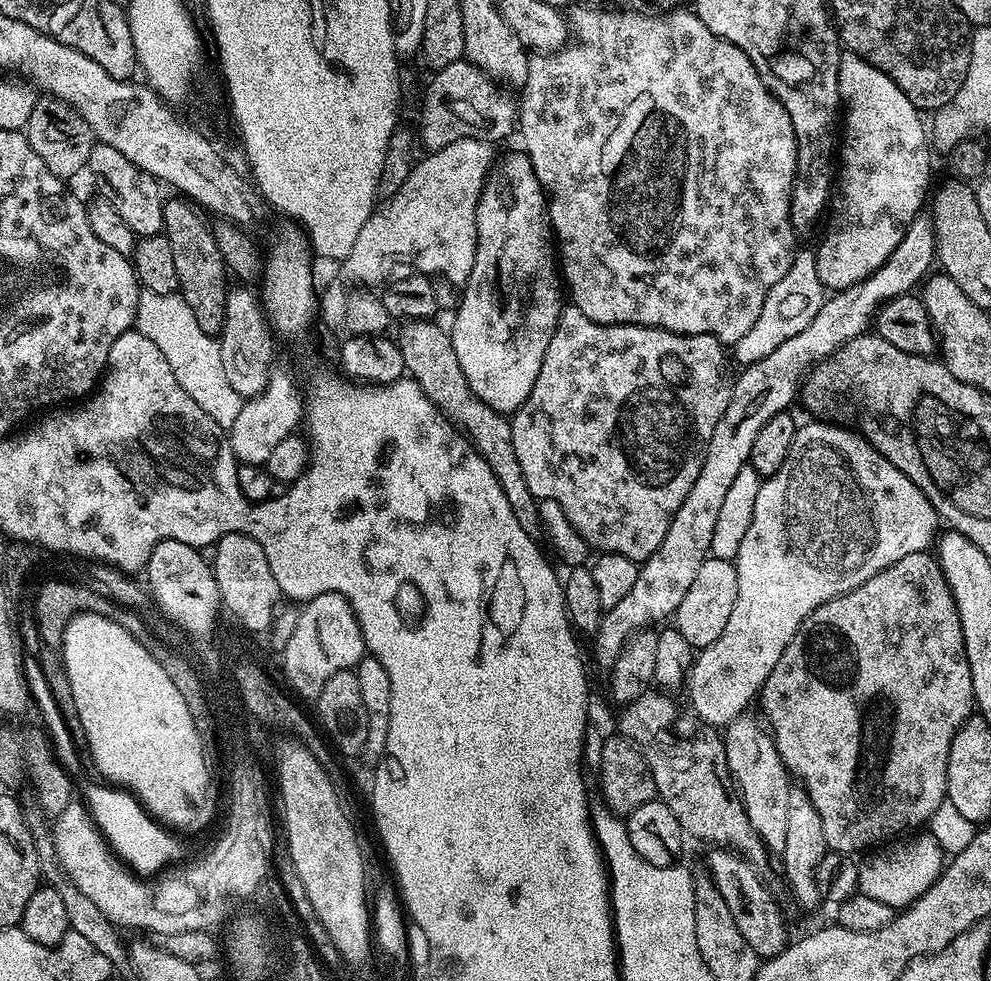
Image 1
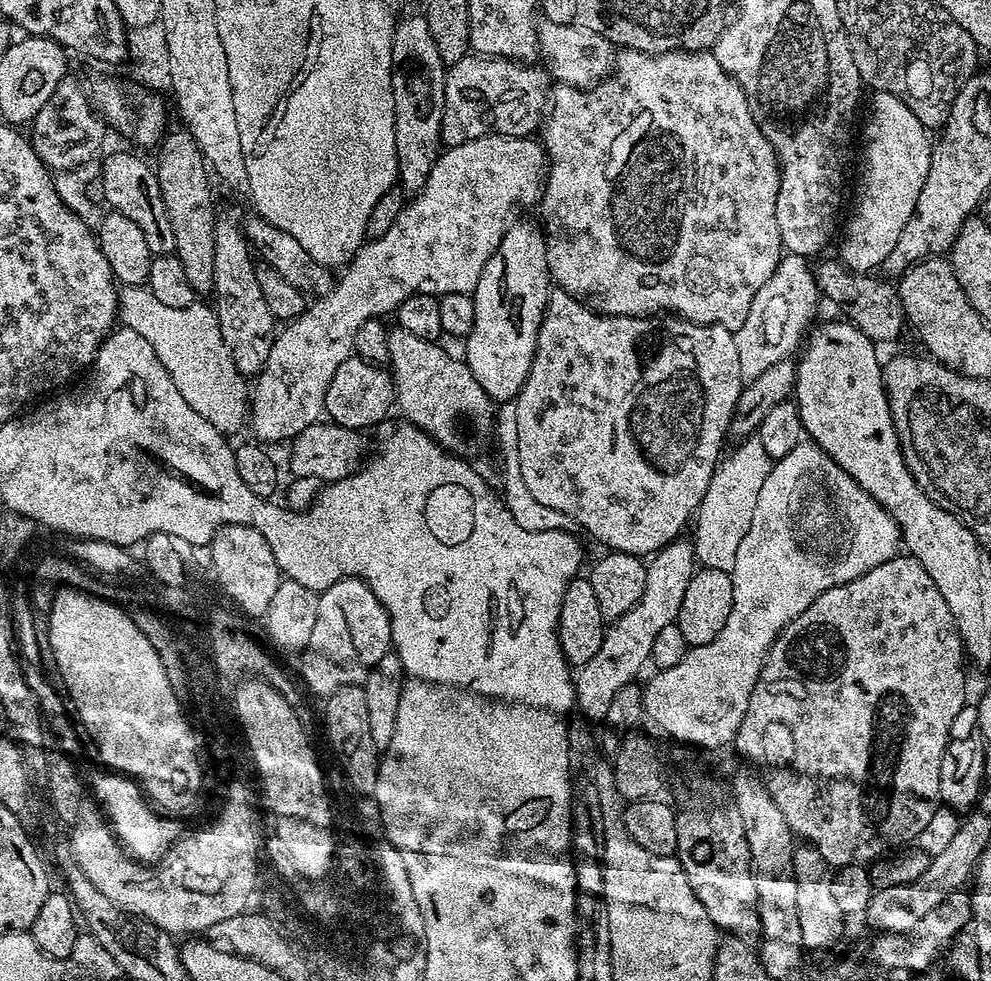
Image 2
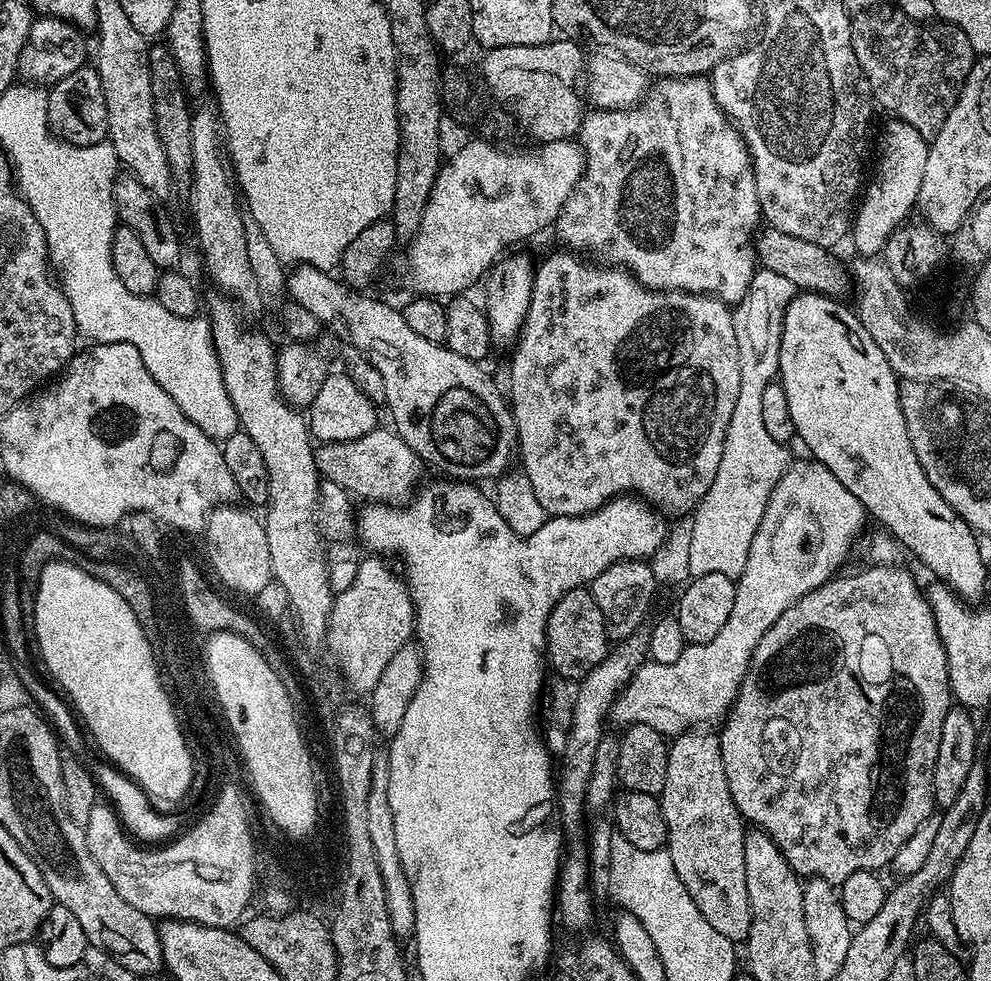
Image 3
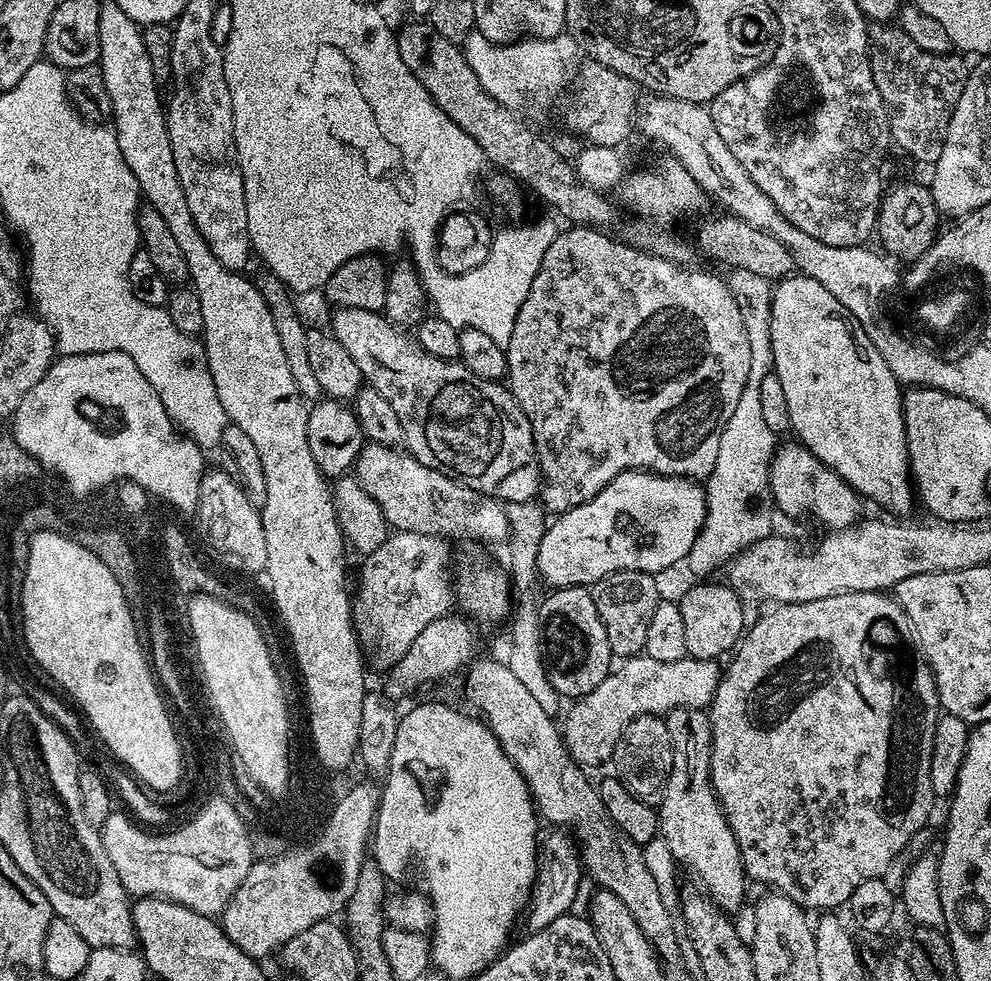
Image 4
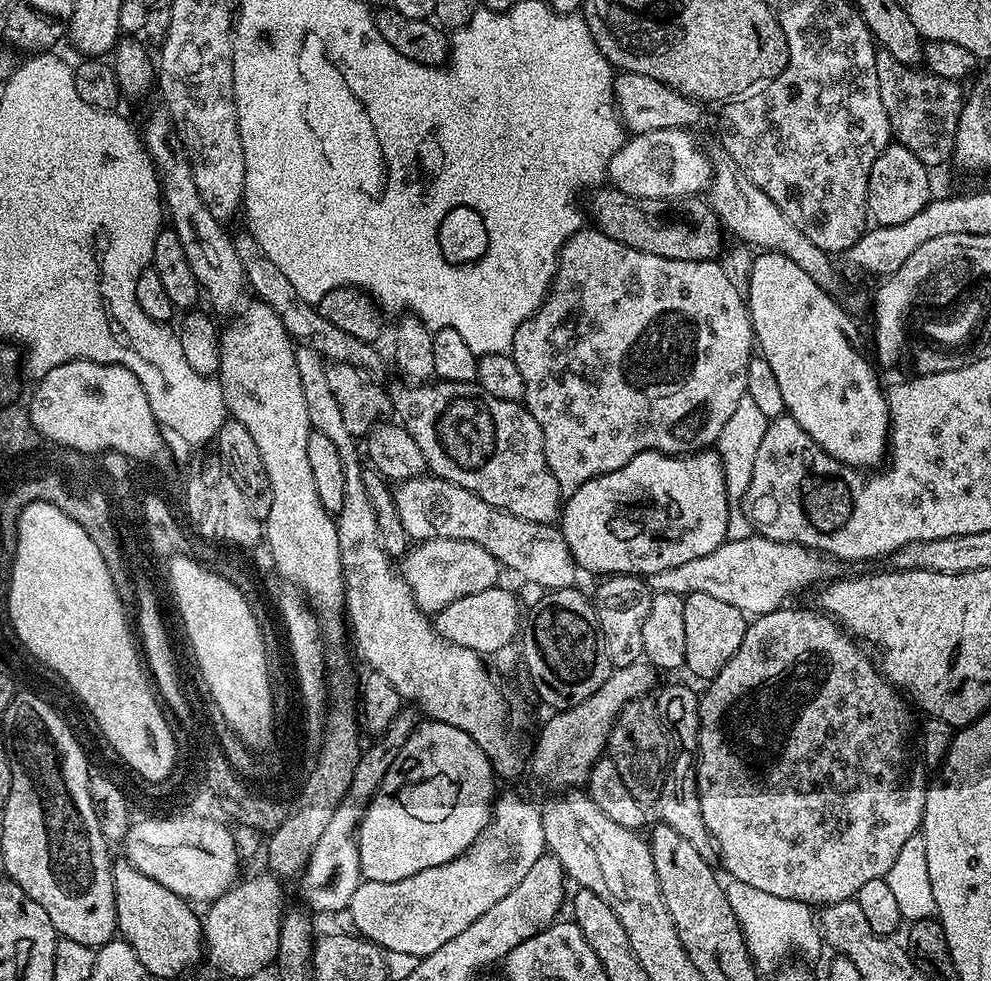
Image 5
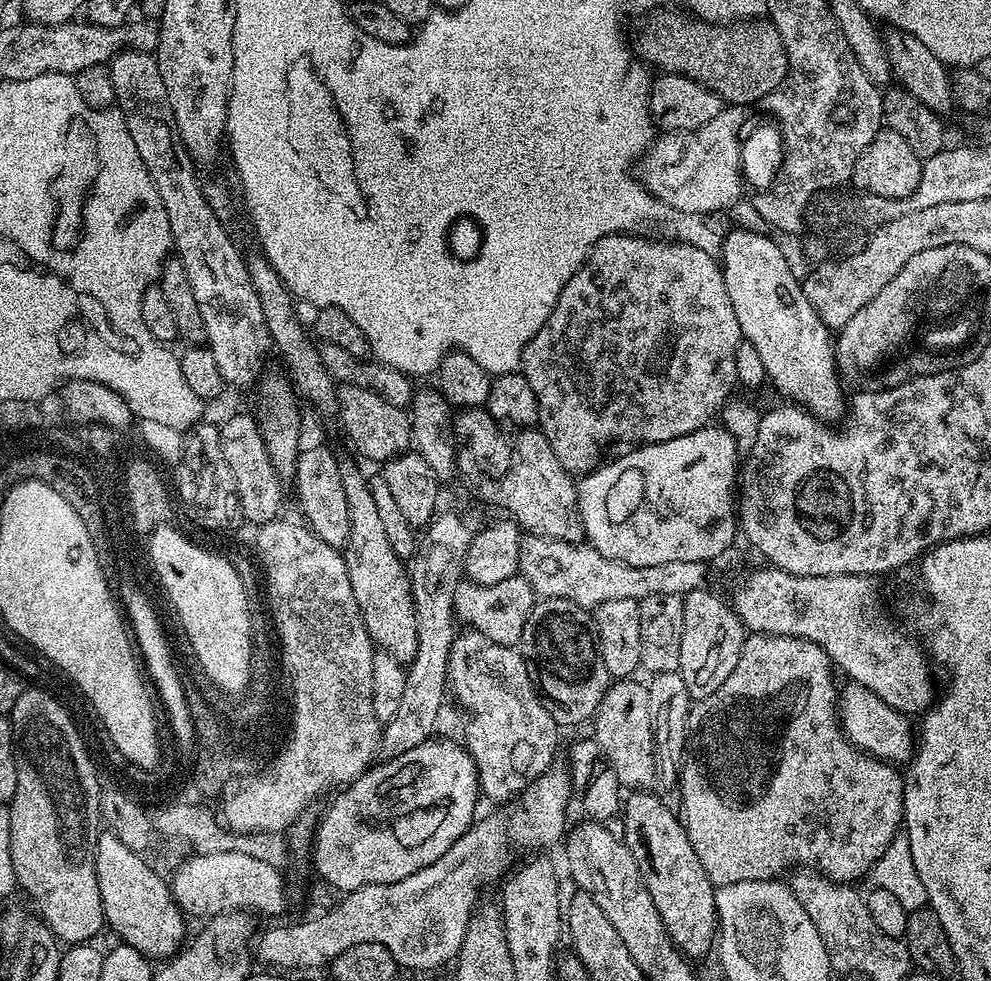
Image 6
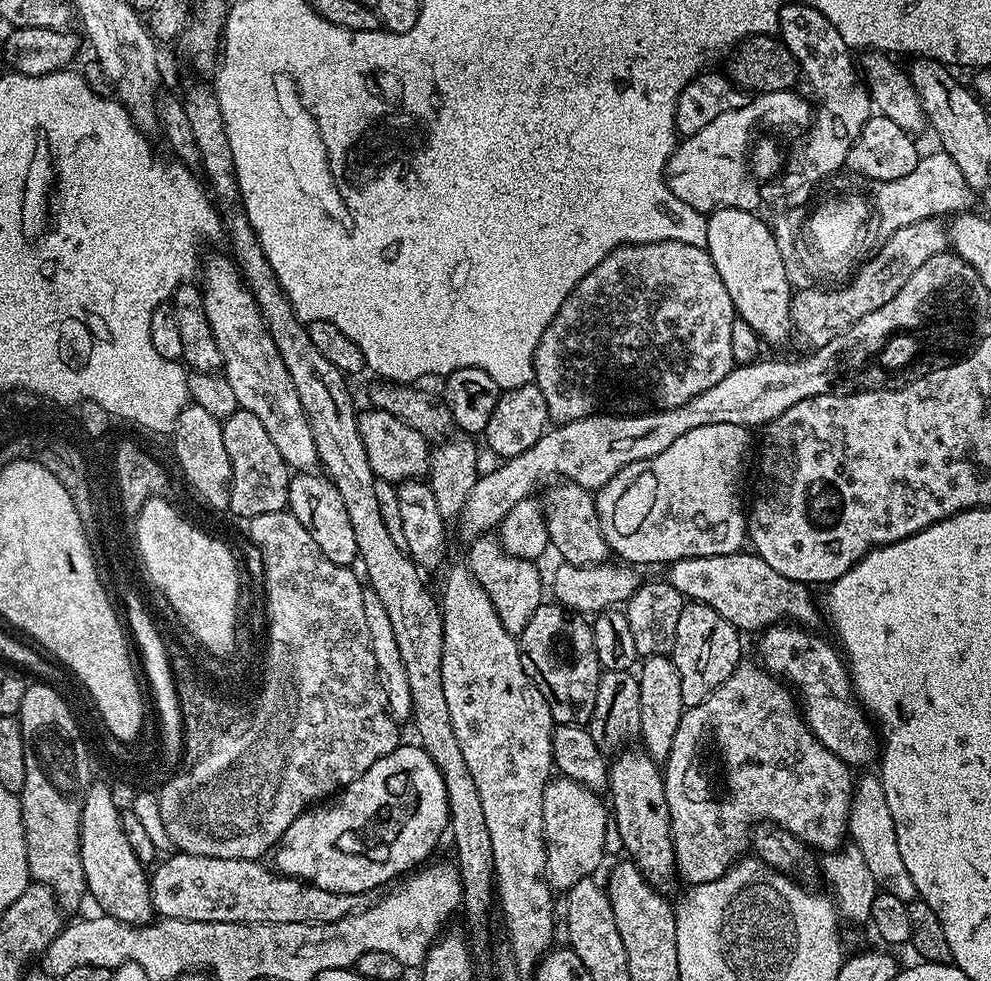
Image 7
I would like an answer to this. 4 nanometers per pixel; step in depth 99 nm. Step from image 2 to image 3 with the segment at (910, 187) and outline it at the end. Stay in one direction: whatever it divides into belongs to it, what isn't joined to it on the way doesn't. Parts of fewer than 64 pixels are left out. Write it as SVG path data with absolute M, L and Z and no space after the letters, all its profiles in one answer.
M895 118L887 122L889 124L880 136L880 161L876 164L876 173L869 184L867 181L864 201L862 196L852 217L850 241L864 258L883 253L890 234L894 234L894 230L909 219L908 211L911 208L913 211L920 199L922 177L926 170L929 141L924 140L922 134L918 134L918 130L906 122Z

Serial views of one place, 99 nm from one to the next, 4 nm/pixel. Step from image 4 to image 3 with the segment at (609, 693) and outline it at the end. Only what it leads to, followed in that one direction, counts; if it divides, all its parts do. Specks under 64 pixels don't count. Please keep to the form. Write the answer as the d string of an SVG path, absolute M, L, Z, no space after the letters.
M811 458L803 459L793 459L789 463L787 470L782 474L782 478L778 478L778 482L766 502L766 512L762 514L762 522L758 522L758 534L754 534L754 542L750 542L750 554L746 558L746 566L742 570L740 577L736 580L734 610L730 610L730 618L726 618L726 626L722 626L722 630L718 630L718 634L710 642L706 642L705 644L688 644L682 650L682 654L678 654L678 662L666 662L665 664L645 662L630 678L628 685L621 690L620 697L616 699L616 705L613 706L610 713L611 719L613 721L616 719L620 723L620 726L645 724L646 726L654 726L654 730L661 732L665 738L675 738L681 732L689 731L693 726L708 726L711 725L708 724L711 720L718 719L717 721L719 721L721 718L727 717L728 709L736 701L736 695L740 689L742 678L746 674L746 670L750 664L750 658L754 654L758 642L762 642L762 634L766 634L766 630L770 630L770 626L774 626L774 622L778 622L778 618L782 618L782 614L786 610L790 610L790 606L794 606L794 602L798 602L806 594L818 590L826 581L833 579L843 569L840 567L847 562L848 551L851 550L852 543L859 538L860 531L864 528L864 520L866 521L864 507L862 506L862 502L858 502L858 498L854 498L854 494L850 494L850 490L846 490L846 486L842 486L842 482L838 482L838 478L834 478L834 474L830 474L830 470L826 470L826 466L822 466L818 461Z

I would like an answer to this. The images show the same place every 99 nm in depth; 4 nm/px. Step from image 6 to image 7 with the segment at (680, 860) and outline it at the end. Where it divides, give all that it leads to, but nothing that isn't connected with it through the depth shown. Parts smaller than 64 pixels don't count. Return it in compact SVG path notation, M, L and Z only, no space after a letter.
M621 751L611 761L608 770L606 792L607 795L612 795L610 816L614 821L614 832L615 835L616 832L620 835L620 840L627 851L625 853L639 866L640 873L651 882L653 888L663 889L668 876L675 877L677 870L662 768L647 751L628 751Z

